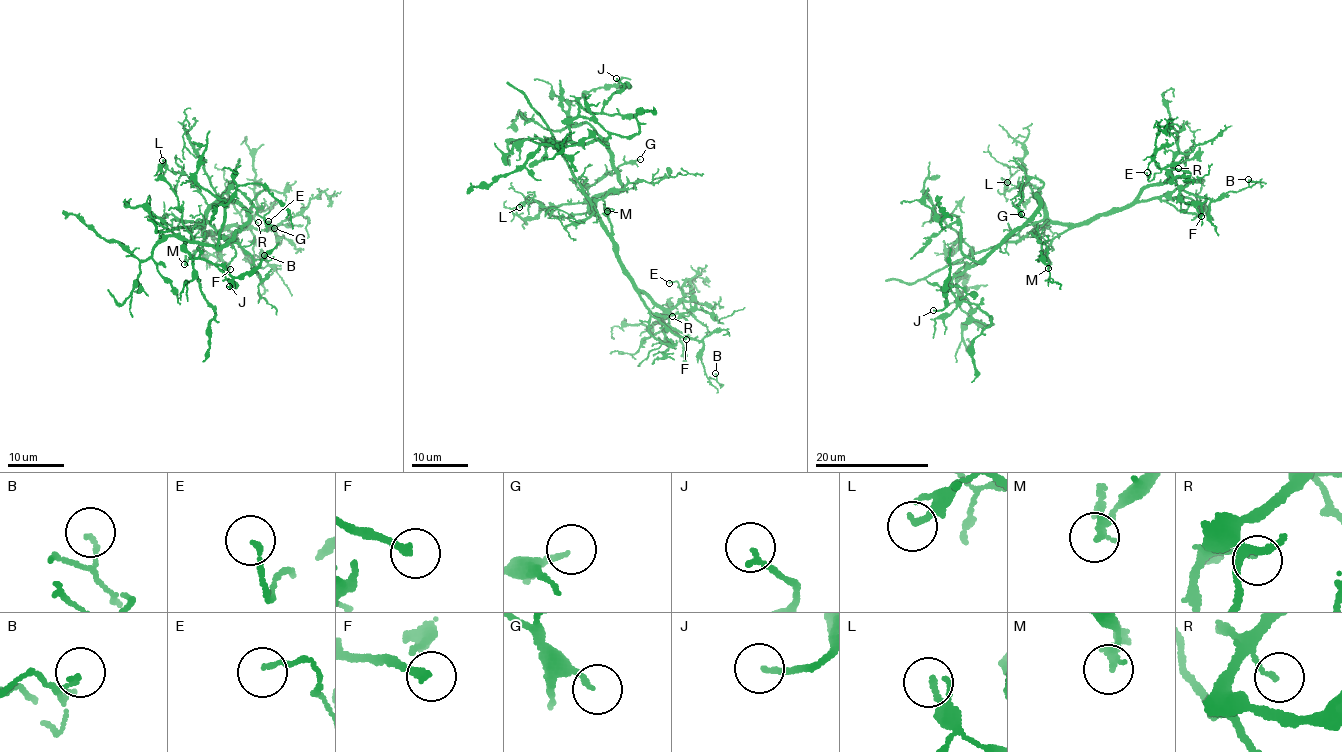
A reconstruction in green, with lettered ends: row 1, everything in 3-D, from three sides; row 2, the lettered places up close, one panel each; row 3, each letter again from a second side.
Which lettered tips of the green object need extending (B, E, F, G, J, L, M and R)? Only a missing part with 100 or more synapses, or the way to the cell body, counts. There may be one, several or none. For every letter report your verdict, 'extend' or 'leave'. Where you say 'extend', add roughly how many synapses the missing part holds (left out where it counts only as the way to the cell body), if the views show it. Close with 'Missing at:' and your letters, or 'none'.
B: leave
E: leave
F: leave
G: leave
J: leave
L: leave
M: leave
R: leave
Missing at: none

